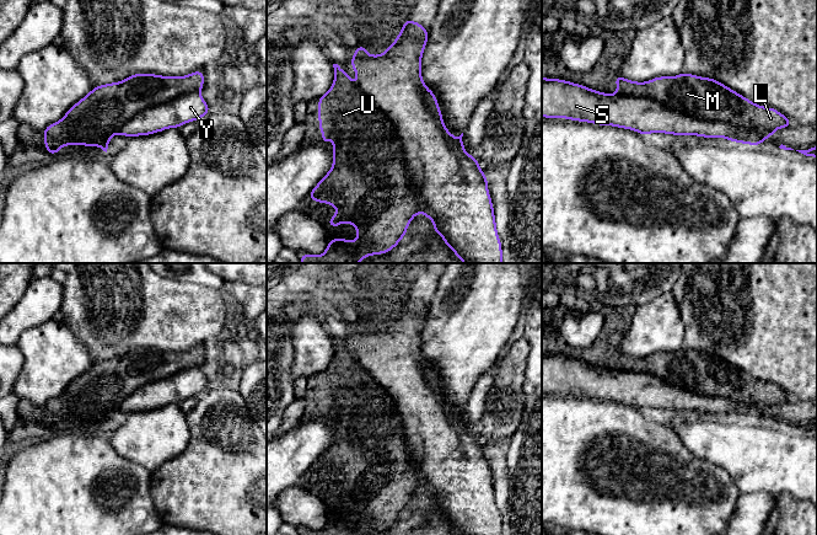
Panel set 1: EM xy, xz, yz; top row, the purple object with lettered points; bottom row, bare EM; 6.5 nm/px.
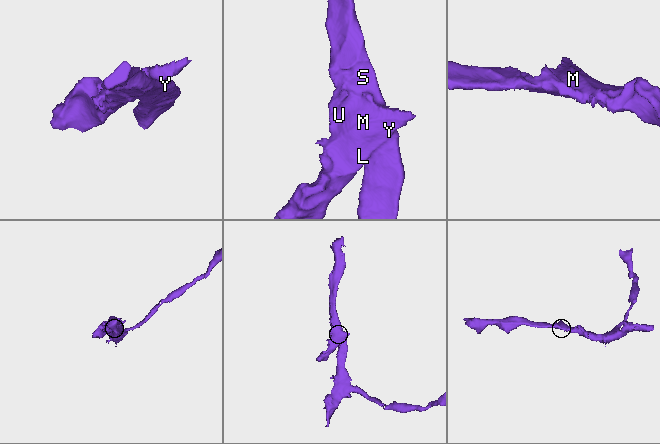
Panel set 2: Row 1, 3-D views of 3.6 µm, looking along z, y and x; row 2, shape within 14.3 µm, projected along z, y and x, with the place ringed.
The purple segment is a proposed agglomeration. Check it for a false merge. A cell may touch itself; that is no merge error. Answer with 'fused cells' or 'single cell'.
fused cells

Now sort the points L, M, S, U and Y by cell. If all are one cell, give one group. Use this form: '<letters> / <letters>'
L M U / S Y

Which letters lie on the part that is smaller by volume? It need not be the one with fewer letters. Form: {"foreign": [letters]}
{"foreign": ["L", "M", "U"]}

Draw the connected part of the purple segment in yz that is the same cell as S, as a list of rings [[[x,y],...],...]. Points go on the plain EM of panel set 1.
[[[543,351],[542,392],[612,401],[643,411],[663,408],[676,412],[726,413],[729,417],[757,422],[775,408],[743,405],[726,397],[704,396],[652,374],[609,370],[563,354],[549,355]]]

